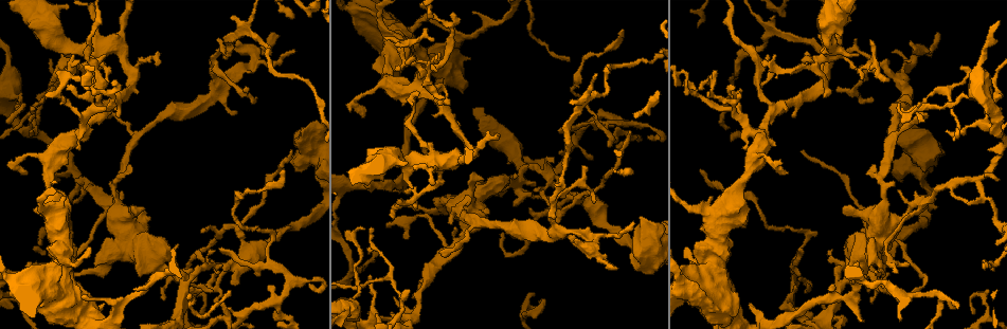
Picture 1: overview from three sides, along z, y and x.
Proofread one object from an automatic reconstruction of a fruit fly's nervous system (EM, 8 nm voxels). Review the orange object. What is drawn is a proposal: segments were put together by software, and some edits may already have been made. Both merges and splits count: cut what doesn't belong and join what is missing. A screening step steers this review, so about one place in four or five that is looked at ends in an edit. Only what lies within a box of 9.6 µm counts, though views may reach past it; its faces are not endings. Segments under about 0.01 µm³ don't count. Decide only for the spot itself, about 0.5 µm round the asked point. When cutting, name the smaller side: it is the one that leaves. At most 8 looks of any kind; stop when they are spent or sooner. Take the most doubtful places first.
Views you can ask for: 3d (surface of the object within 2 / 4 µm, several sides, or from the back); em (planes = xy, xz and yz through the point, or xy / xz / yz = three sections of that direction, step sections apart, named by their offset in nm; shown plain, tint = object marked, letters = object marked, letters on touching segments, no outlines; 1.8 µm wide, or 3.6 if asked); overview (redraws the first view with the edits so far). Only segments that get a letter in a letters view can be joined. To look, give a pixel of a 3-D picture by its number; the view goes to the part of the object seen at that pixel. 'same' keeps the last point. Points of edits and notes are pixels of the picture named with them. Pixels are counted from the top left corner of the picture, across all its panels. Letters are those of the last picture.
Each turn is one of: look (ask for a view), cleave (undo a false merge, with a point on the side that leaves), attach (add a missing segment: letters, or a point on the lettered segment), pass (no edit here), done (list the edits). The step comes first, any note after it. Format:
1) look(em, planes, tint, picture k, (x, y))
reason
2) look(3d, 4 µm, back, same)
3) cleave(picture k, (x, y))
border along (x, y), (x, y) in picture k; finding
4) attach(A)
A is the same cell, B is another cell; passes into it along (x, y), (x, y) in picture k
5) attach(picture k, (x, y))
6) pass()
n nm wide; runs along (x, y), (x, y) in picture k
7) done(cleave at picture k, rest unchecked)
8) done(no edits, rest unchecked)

look(3d, 2 µm, back, picture 1, (979, 178))
three arms meet

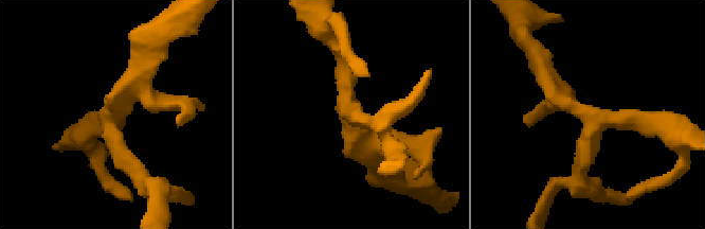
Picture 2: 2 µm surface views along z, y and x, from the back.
look(em, planes, plain, picture 2, (596, 117))
now the EM

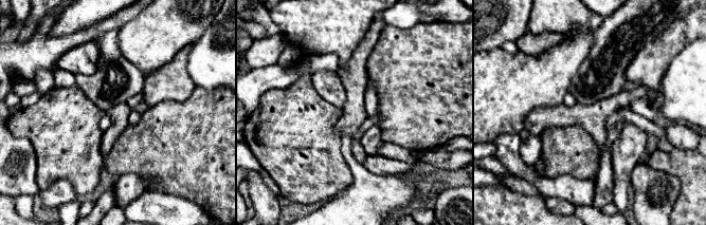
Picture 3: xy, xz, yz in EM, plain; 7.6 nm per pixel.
look(em, planes, letters, same)
see the neighbours

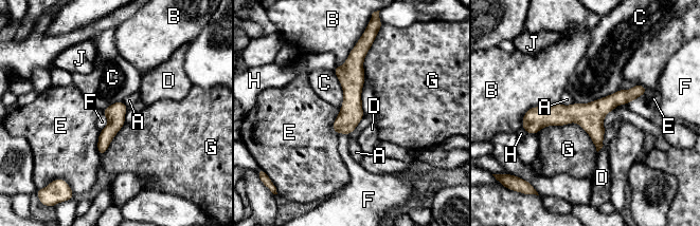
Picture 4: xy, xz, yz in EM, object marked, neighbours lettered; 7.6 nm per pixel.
pass()
G touches over 500 nm; A, B, C, D, E, F, G, H and J are other cells; runs along (643, 90), (593, 113), (526, 124) in picture 4; all the same cell

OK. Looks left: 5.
look(3d, 4 µm, picture 1, (837, 317))
abrupt turn

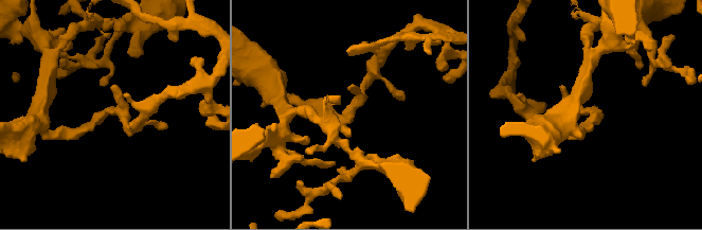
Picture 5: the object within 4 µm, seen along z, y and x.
look(em, planes, tint, picture 5, (344, 115))
shape alone is not enough

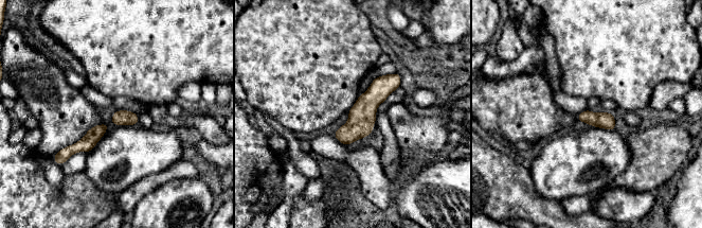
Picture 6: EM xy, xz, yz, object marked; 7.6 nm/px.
look(em, planes, letters, same)

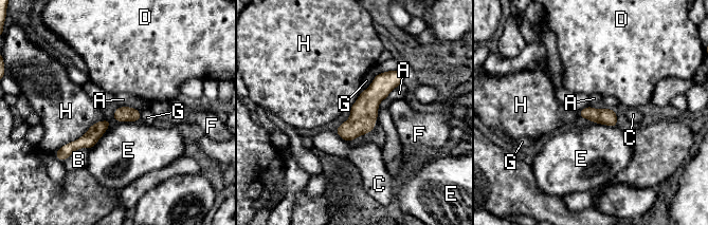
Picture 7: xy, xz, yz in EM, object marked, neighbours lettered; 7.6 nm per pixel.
pass()
H touches over 460 nm; A, B, C, D, E, F, G and H are other cells; border along (593, 122), (617, 127) in picture 7; continuous, no second cell

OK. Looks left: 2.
look(em, planes, tint, picture 1, (394, 320))
sharp bend

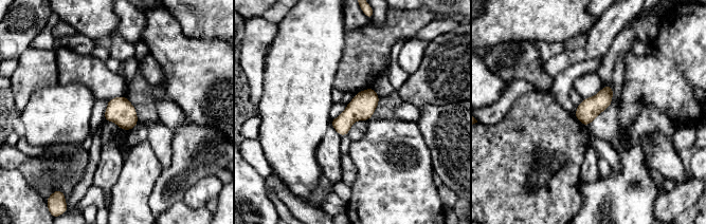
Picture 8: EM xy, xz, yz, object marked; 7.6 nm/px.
look(em, planes, letters, same)
see the neighbours

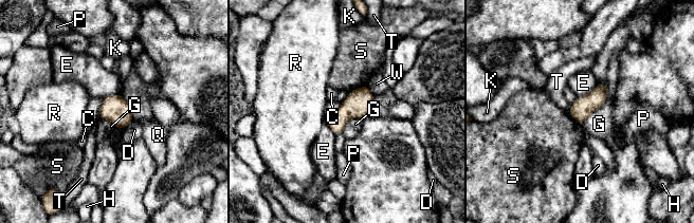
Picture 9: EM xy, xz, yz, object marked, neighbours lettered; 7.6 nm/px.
pass()
G touches over 320 nm; C, D, E, G, H, K, P, Q, R, S, T and W are other cells; all the same cell

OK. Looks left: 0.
done(no edits, rest unchecked)

